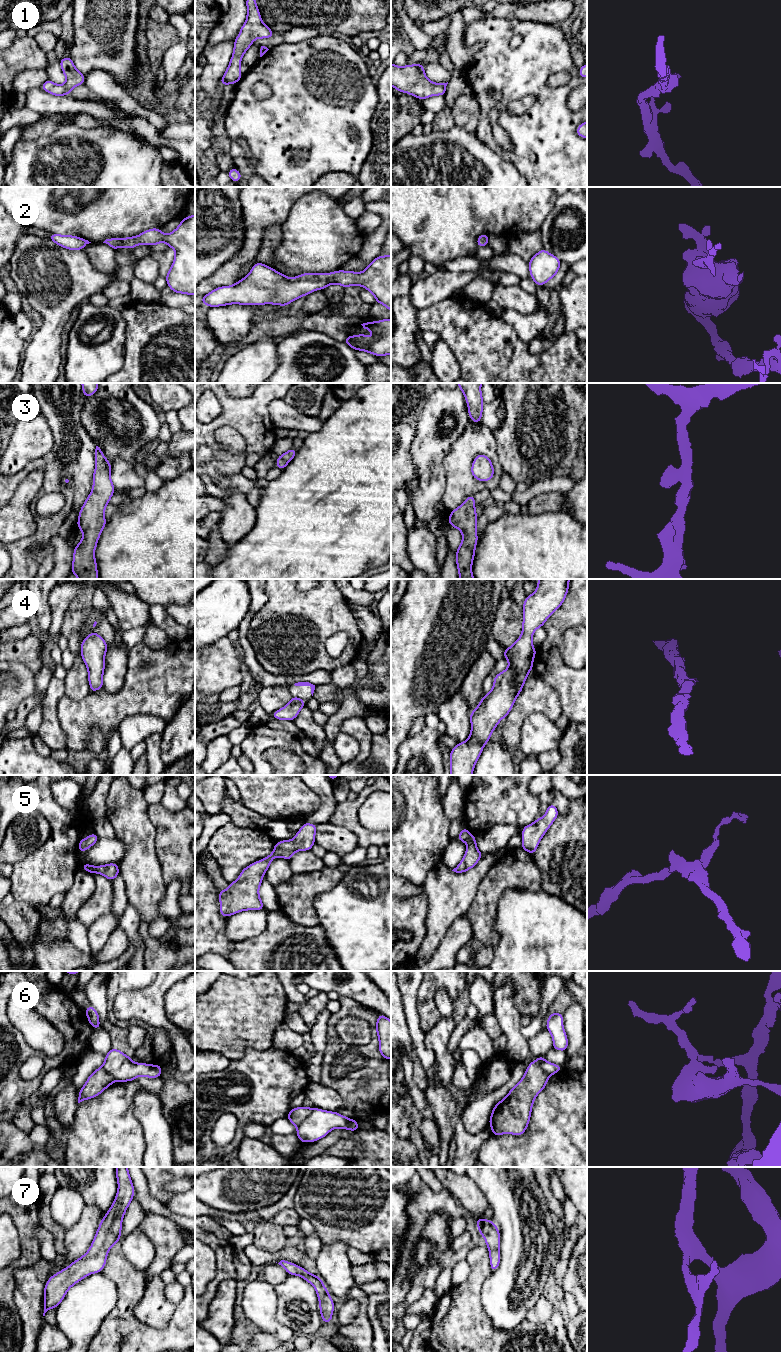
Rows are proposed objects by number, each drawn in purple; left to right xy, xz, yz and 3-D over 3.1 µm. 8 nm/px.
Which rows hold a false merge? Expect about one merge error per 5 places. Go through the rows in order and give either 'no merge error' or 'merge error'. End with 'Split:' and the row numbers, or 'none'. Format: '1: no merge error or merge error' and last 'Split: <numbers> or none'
1: no merge error
2: no merge error
3: no merge error
4: no merge error
5: no merge error
6: merge error
7: no merge error
Split: 6

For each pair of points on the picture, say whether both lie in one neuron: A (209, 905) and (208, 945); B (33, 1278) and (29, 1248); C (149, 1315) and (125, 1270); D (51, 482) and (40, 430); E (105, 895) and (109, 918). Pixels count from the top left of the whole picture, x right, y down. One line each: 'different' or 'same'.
A: same
B: different
C: different
D: different
E: different

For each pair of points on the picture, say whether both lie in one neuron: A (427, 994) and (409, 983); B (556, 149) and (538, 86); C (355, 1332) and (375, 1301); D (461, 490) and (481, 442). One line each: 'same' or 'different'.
A: different
B: same
C: different
D: same

